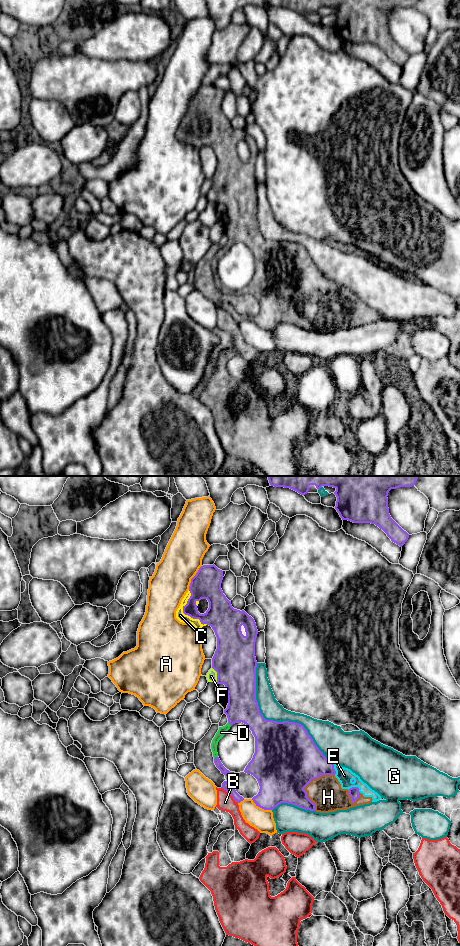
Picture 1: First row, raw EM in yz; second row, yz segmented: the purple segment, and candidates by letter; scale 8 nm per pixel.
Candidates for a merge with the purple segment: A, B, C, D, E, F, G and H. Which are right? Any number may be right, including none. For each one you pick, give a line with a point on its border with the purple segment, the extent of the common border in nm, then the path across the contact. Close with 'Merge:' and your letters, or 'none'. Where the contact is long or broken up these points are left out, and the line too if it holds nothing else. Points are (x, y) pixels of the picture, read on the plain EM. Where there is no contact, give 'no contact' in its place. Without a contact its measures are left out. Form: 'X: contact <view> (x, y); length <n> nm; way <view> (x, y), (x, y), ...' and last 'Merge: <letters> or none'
C: contact yz (184, 133); length 320 nm
D: contact yz (215, 277); length 40 nm
E: contact yz (355, 307); length 110 nm
F: contact yz (217, 195); length 130 nm
H: contact yz (308, 303); length 340 nm
Merge: C, D, E, F, H

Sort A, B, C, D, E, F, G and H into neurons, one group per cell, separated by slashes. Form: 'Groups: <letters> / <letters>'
Groups: A B / C D E F H / G

